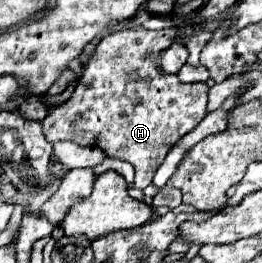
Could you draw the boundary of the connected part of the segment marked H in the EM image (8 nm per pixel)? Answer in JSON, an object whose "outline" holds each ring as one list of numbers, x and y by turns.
{"outline":[[127,28,105,36,97,44,69,102,51,110,41,122,47,142,71,140,79,146,101,148,107,158,133,164,133,186,145,190,169,148,191,132,207,114,209,86,205,82,183,84,175,74,165,74,161,70,159,54,167,50,171,42,175,42,175,28,157,32]]}

